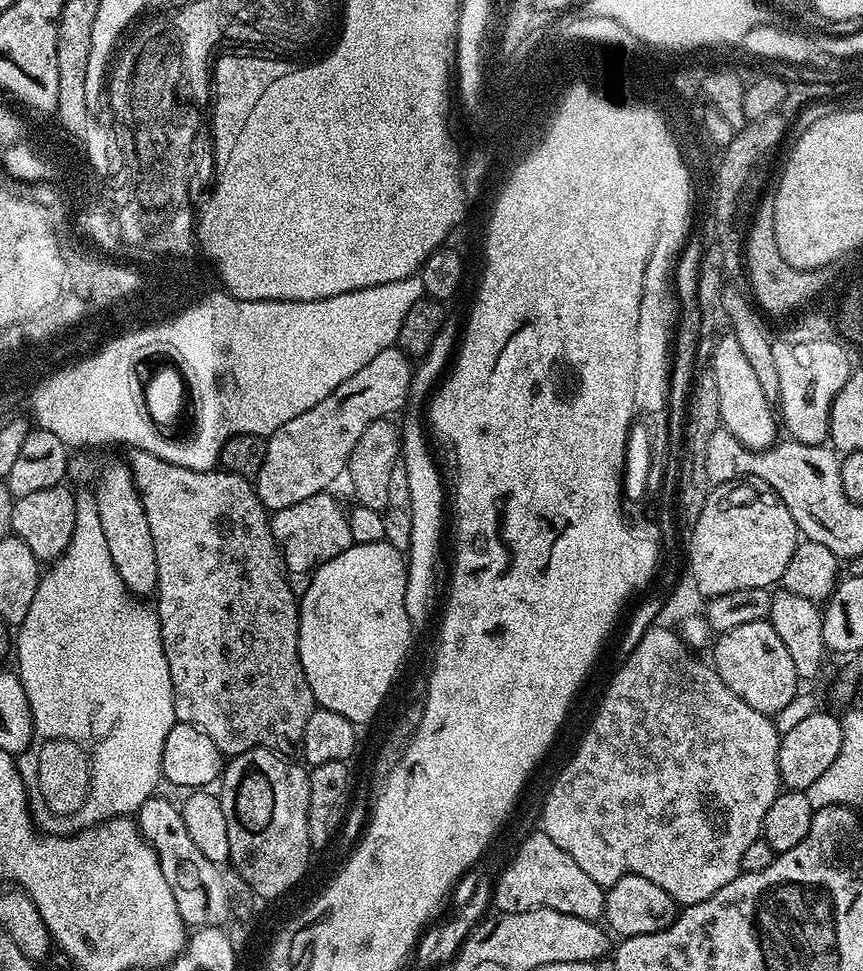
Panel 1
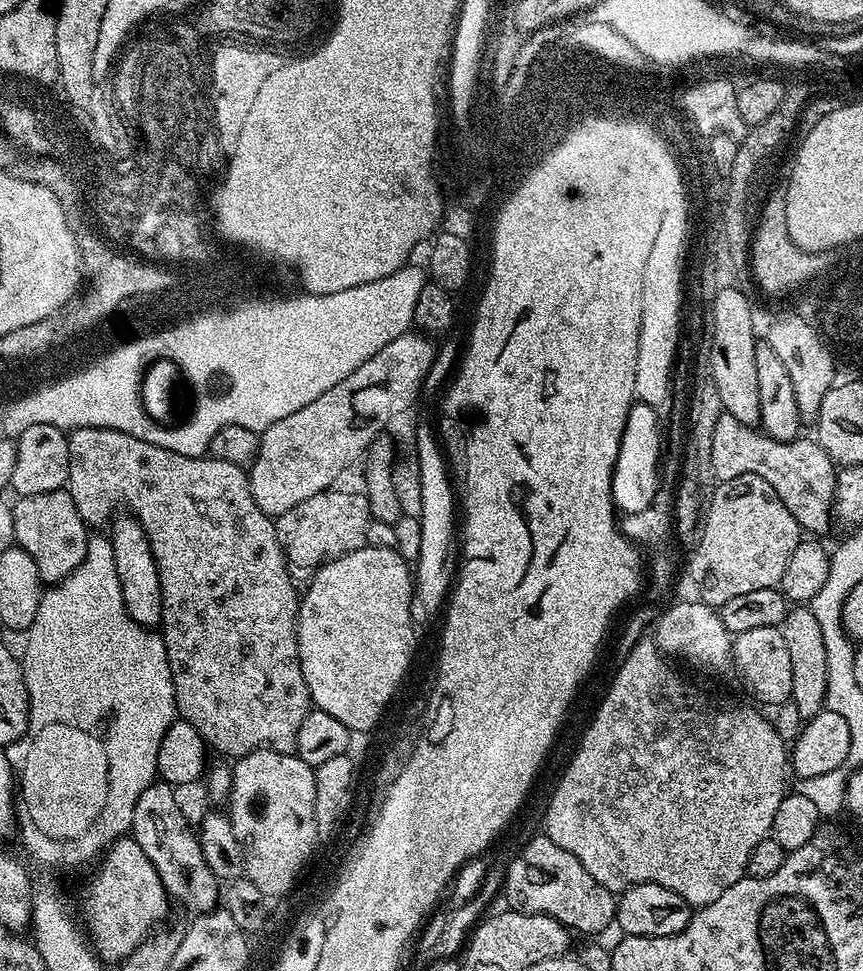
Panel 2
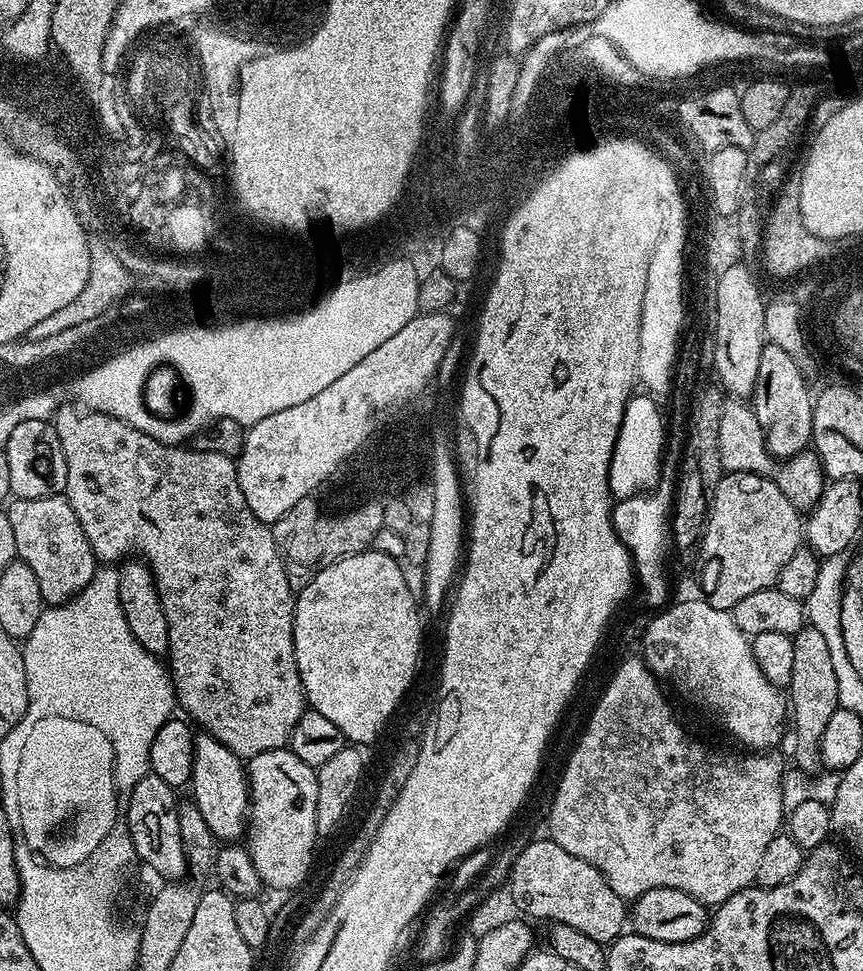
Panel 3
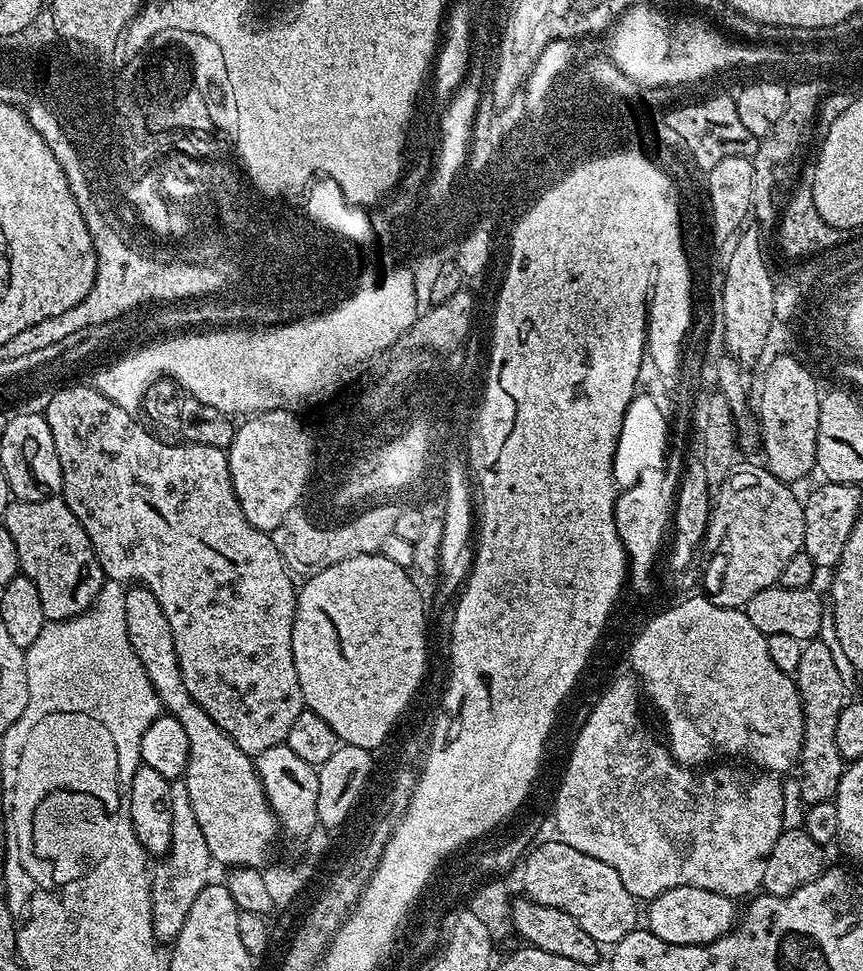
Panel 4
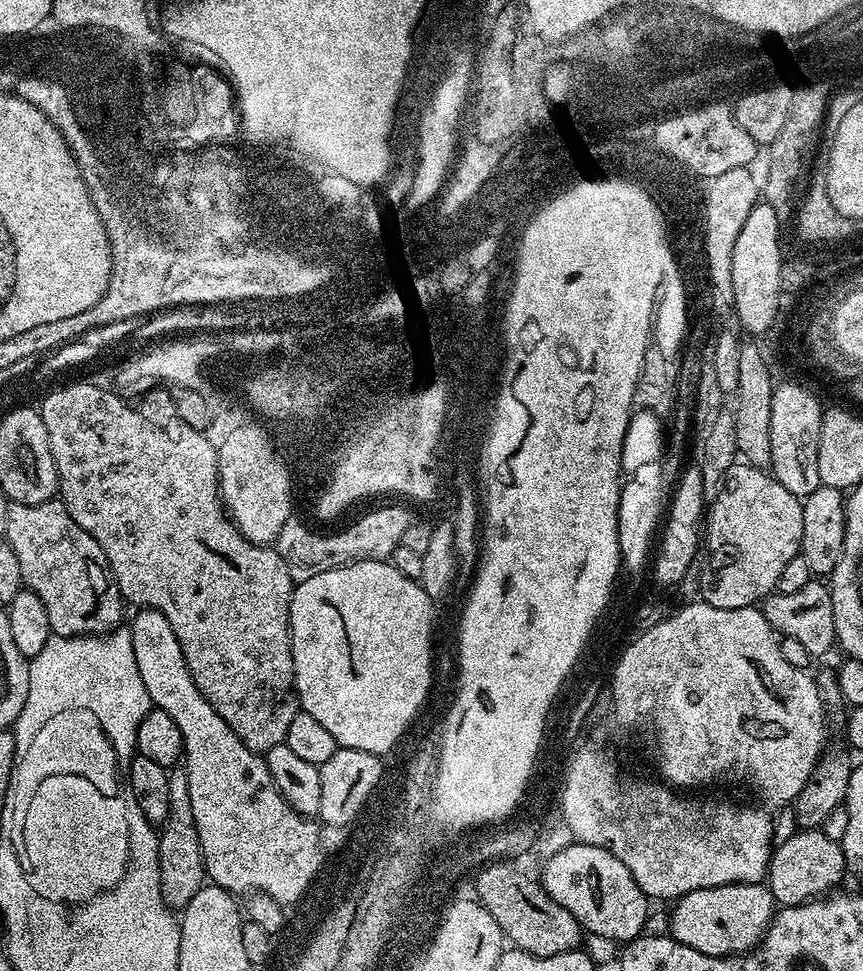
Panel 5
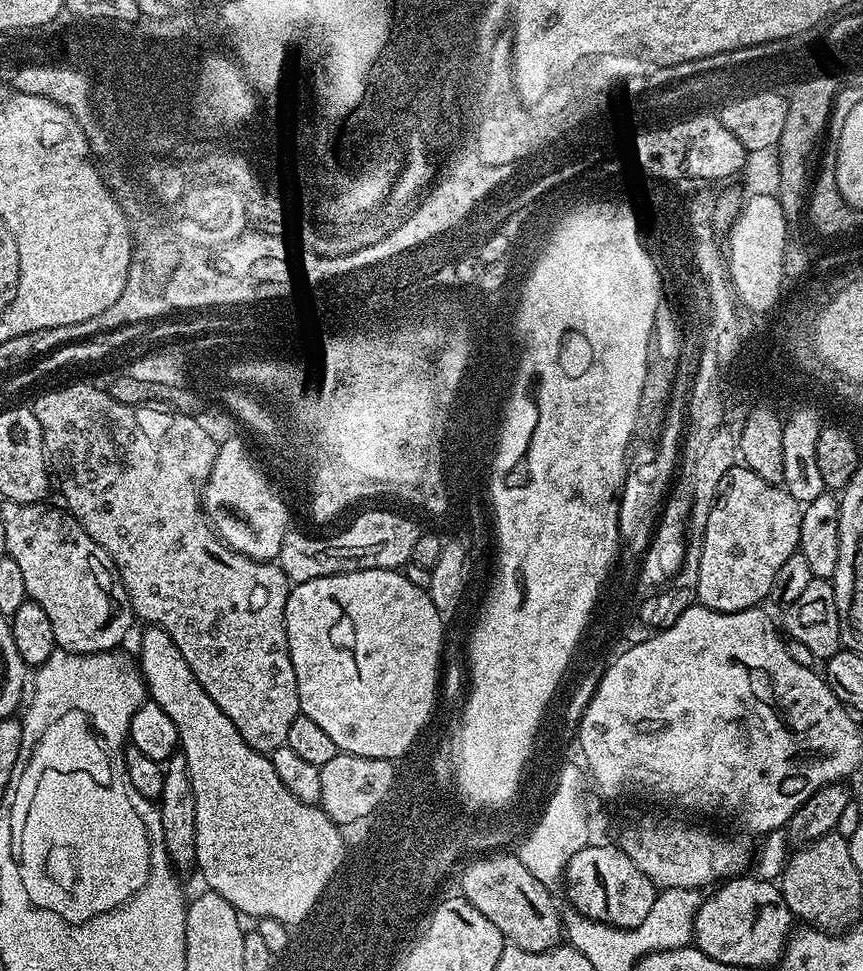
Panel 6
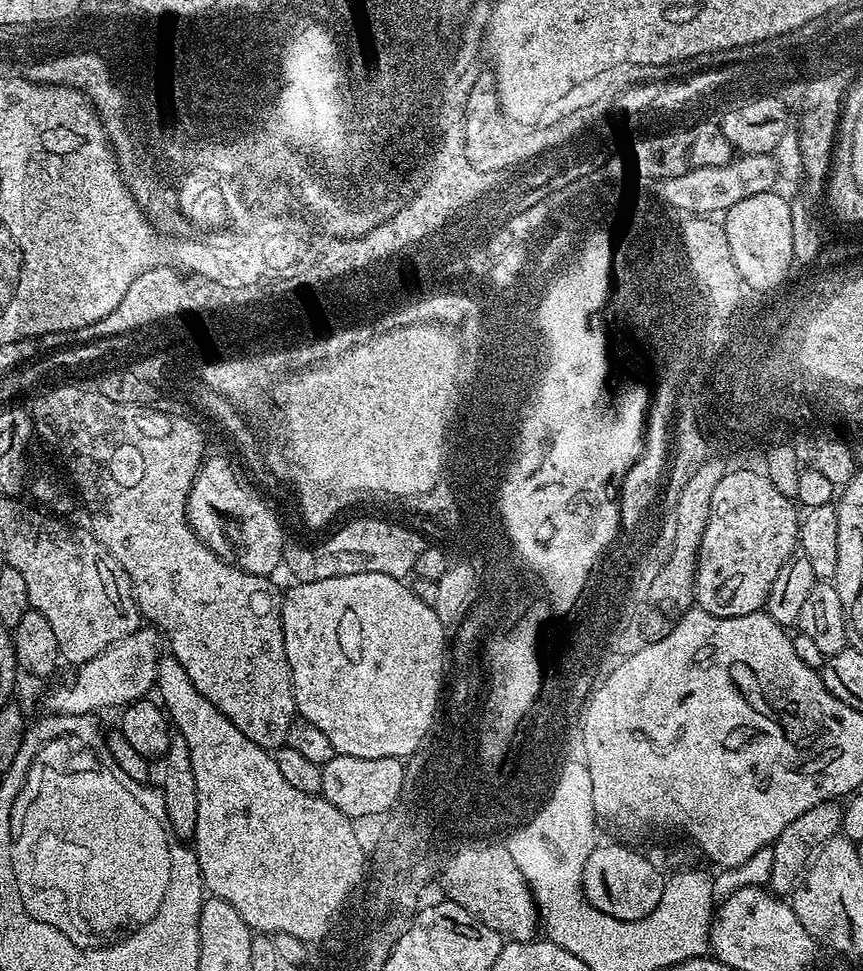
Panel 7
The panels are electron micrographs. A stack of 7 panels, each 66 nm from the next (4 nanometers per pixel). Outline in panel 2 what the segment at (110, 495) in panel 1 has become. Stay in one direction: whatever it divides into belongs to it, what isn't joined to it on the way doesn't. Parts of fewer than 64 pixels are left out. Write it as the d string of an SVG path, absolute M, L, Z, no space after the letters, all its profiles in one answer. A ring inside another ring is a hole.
M120 515L111 521L110 539L114 550L114 570L118 570L118 586L122 586L122 602L130 618L134 618L134 622L138 622L144 628L155 629L162 621L162 610L164 609L158 566L154 562L154 554L146 538L146 530L142 530L135 516Z

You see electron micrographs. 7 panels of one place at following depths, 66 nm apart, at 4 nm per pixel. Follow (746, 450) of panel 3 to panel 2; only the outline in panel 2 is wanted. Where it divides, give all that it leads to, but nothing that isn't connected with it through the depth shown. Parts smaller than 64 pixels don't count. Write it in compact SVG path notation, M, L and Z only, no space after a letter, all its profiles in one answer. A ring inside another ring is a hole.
M724 411L714 426L714 438L711 439L711 475L716 475L717 481L738 478L747 472L766 478L766 482L774 486L778 498L782 498L786 510L794 514L801 529L808 534L820 534L816 532L826 531L834 521L832 503L838 468L819 442L804 439L775 440Z

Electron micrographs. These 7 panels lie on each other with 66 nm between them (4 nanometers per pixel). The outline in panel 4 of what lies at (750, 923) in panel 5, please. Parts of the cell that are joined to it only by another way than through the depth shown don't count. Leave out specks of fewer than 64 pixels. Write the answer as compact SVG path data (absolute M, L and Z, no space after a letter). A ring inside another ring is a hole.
M674 886L653 900L647 901L646 927L667 944L709 944L732 930L738 919L737 901L731 896L714 894L710 890L698 890L698 886Z

